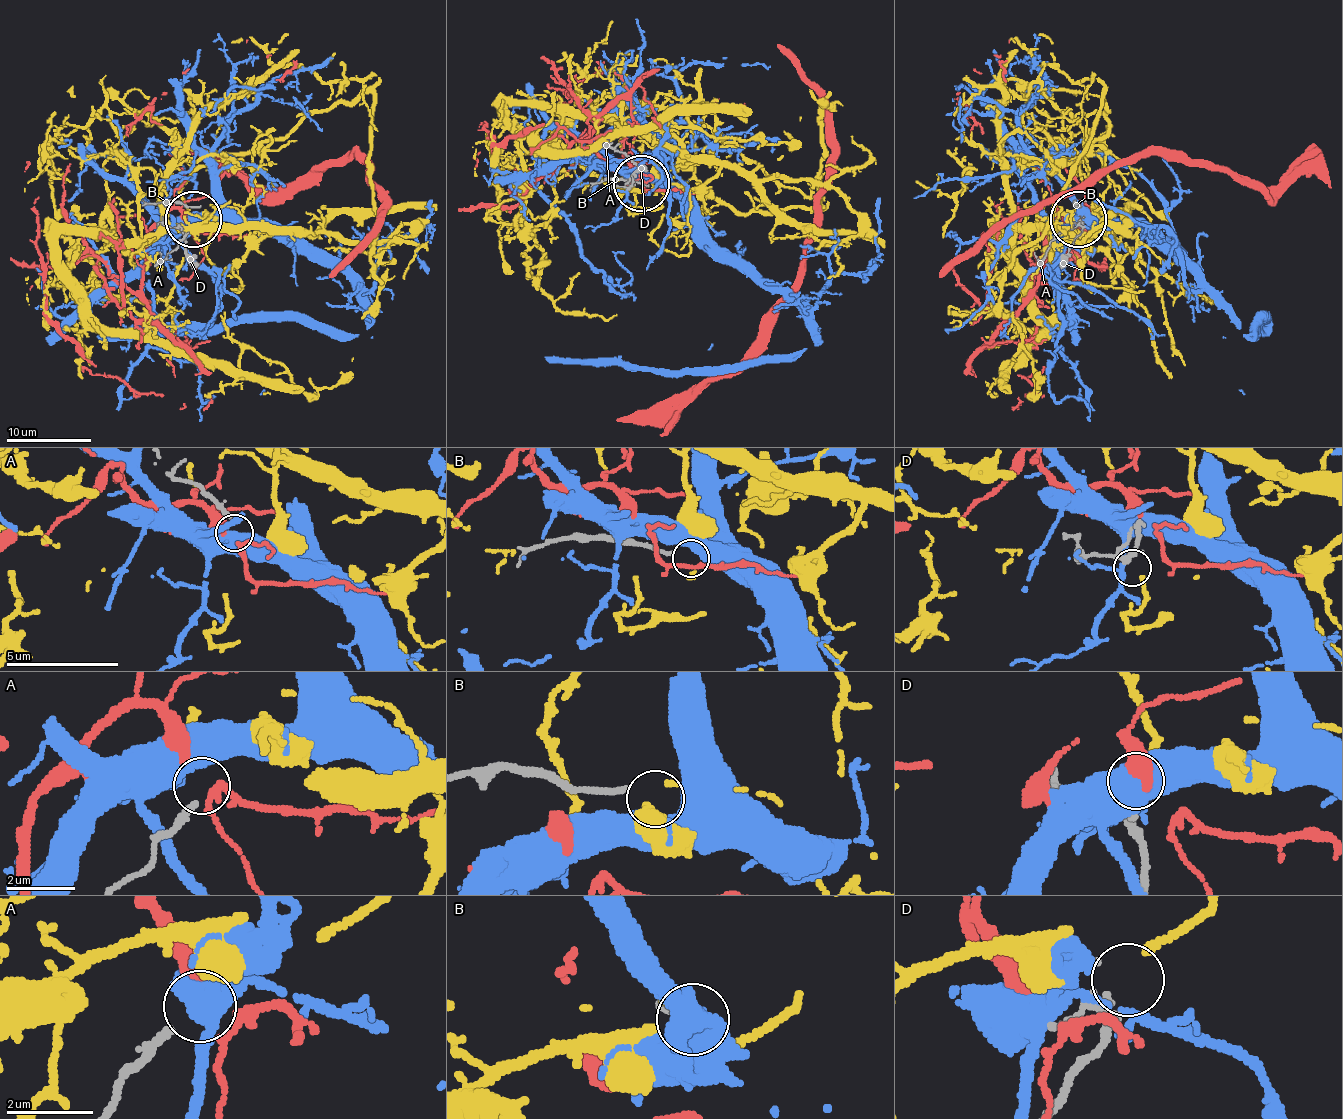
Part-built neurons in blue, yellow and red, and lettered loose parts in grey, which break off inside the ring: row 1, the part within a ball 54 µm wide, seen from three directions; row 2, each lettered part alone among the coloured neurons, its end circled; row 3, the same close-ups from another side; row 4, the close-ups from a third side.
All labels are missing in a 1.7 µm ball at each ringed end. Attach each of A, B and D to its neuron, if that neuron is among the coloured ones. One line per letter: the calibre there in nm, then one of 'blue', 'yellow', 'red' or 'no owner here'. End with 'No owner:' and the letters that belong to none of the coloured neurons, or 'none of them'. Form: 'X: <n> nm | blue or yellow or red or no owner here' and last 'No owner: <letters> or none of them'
A: 200 nm | no owner here
B: 160 nm | no owner here
D: 180 nm | yellow
No owner: A, B

